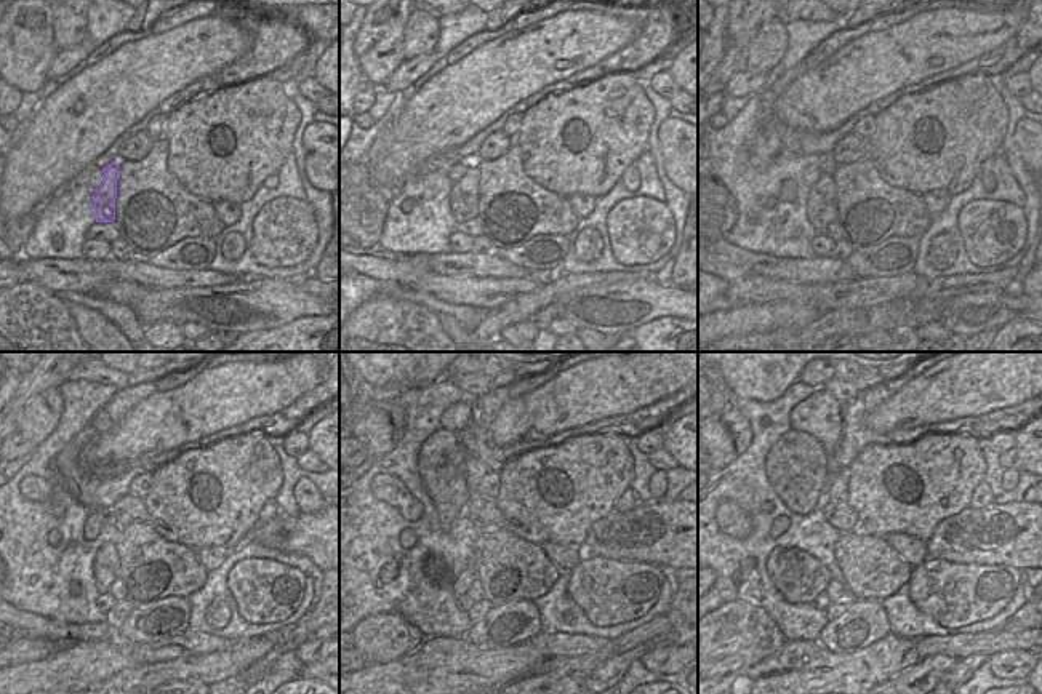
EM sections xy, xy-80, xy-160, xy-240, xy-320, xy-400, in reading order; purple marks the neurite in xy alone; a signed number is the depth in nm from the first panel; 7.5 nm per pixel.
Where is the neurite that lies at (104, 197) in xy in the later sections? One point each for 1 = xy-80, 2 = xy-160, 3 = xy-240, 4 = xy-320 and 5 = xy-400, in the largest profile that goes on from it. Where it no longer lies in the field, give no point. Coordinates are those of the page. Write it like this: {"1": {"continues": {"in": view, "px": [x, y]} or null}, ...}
{"1": {"continues": {"in": "xy-80", "px": [464, 195]}}, "2": {"continues": {"in": "xy-160", "px": [821, 207]}}, "3": {"continues": {"in": "xy-240", "px": [106, 562]}}, "4": {"continues": {"in": "xy-320", "px": [434, 566]}}, "5": {"continues": {"in": "xy-400", "px": [799, 576]}}}

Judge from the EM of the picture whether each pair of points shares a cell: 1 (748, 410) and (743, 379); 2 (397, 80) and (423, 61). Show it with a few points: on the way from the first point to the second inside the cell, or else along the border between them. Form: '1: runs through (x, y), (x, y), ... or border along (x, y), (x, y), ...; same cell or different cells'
1: border along (783, 392), (772, 400), (741, 400), (738, 403); different cells
2: runs through (404, 75), (416, 67); same cell

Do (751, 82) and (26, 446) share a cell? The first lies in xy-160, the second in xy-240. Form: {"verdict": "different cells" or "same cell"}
{"verdict": "same cell"}

